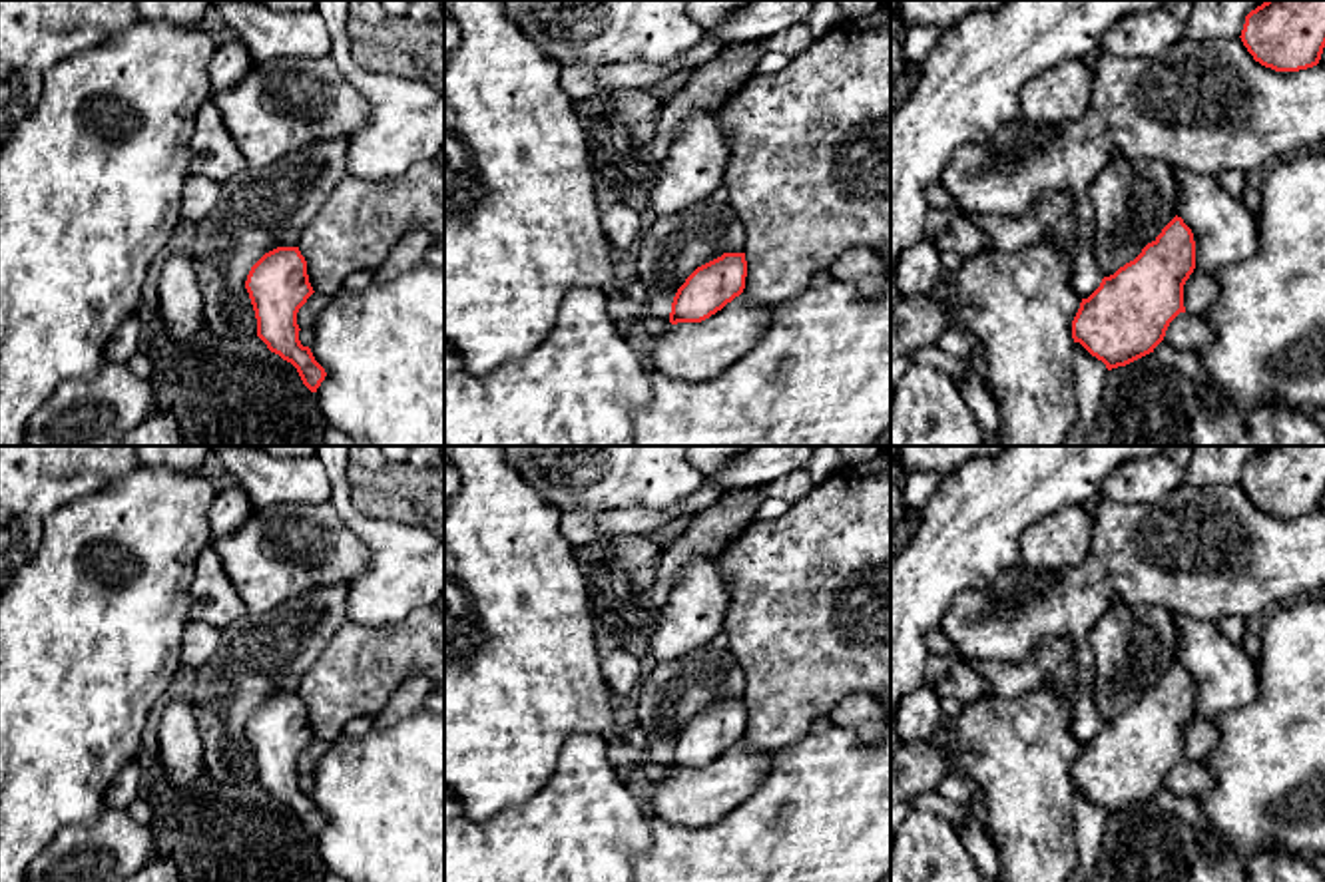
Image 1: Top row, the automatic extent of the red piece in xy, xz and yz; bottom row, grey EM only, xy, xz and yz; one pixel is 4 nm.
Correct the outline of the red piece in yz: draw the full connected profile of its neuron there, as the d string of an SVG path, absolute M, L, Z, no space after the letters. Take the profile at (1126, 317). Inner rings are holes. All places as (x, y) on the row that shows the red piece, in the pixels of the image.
M1176 215L1134 261L1082 299L1072 321L1074 342L1108 370L1154 352L1170 323L1186 313L1184 285L1193 269L1193 233Z

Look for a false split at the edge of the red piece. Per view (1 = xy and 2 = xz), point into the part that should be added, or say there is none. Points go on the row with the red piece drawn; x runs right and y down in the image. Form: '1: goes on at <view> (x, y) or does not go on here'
1: does not go on here
2: does not go on here

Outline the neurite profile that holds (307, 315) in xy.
M313 293L307 303L297 313L299 329L311 329L317 325L317 319L327 309L331 297L323 293Z

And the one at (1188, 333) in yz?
M1180 313L1168 327L1164 340L1182 352L1197 352L1215 340L1205 319Z

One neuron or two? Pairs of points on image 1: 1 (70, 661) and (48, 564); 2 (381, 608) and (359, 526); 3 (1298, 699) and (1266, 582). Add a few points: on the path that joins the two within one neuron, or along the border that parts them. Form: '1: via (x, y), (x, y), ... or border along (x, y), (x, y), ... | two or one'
1: via (70, 638), (70, 588) | one
2: via (381, 588), (379, 546) | one
3: border along (1304, 598), (1276, 606), (1268, 614) | two

